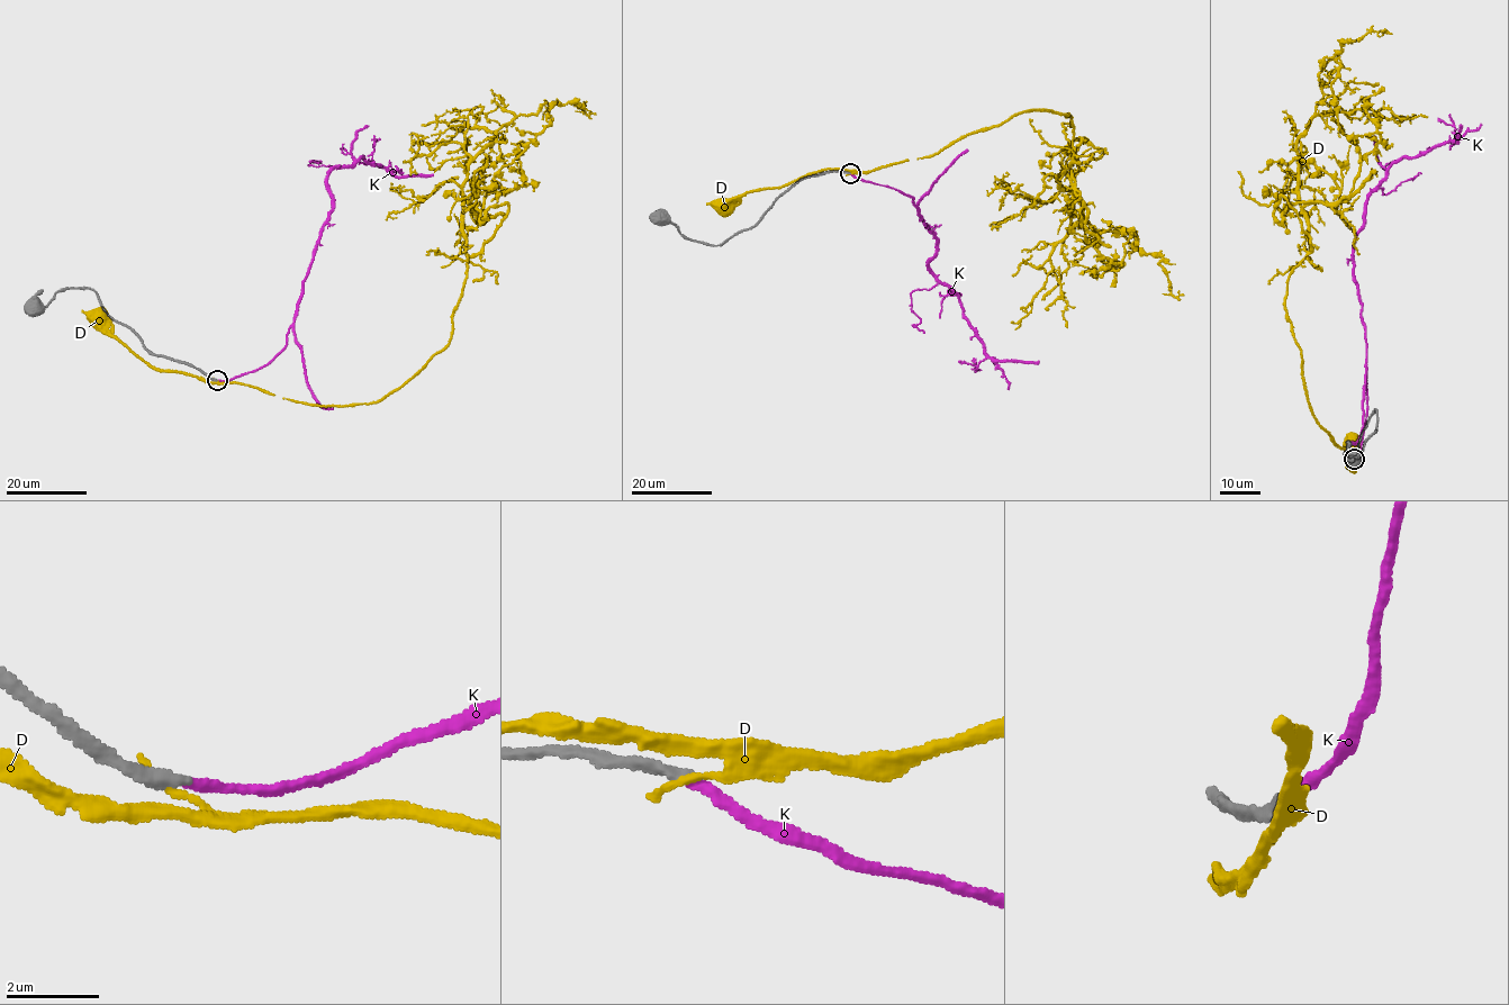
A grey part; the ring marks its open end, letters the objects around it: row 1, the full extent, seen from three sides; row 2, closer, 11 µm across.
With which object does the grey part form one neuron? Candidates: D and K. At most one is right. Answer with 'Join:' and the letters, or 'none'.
Join: K

